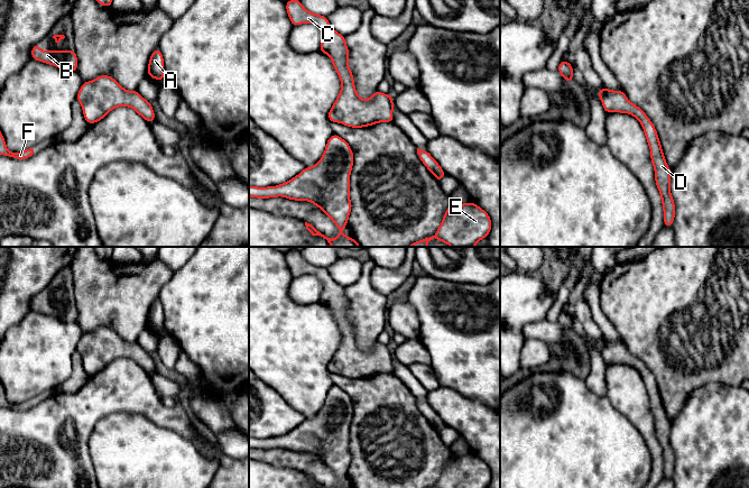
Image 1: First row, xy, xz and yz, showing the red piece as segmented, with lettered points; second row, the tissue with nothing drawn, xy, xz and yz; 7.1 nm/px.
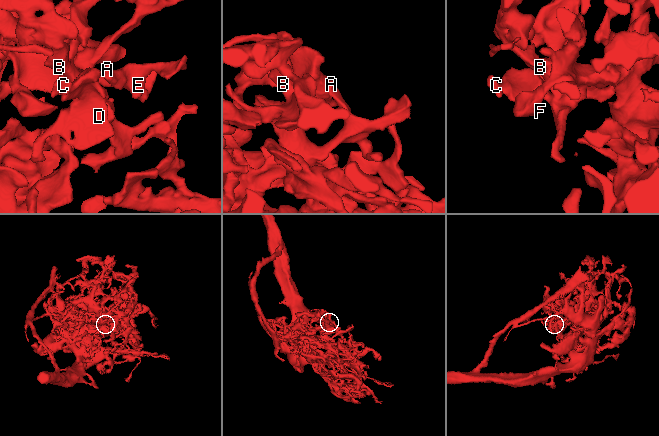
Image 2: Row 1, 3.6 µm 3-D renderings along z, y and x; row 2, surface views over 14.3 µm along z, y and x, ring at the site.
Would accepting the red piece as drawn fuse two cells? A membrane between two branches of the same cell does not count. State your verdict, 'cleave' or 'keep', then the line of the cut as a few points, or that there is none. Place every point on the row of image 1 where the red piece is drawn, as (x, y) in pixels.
keep | no cut

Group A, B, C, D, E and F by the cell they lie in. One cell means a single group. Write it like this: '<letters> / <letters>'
A B C D E F

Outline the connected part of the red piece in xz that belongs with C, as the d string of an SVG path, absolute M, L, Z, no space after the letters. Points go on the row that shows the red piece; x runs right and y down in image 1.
M300 0L286 2L287 15L293 26L315 24L323 34L318 52L330 56L341 80L341 91L333 103L327 118L351 128L369 127L379 122L394 122L395 108L392 96L378 90L368 99L361 99L355 90L353 74L349 68L349 48L345 37L335 31L326 16L306 10Z

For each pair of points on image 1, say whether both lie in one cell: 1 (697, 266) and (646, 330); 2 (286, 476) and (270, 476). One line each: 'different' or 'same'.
1: same
2: same

